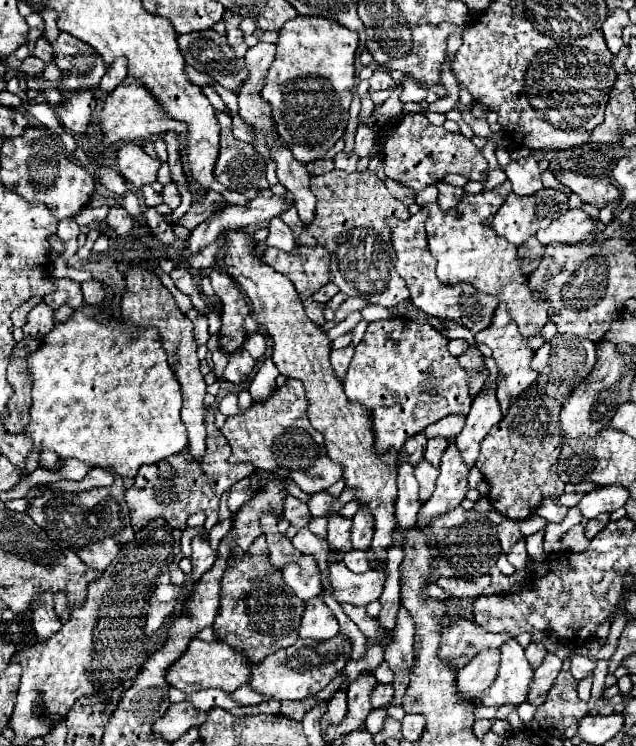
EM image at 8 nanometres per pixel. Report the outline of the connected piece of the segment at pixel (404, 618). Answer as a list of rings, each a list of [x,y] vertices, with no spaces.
[[[400,607],[396,639],[394,639],[394,643],[390,643],[386,647],[386,653],[384,653],[384,661],[394,671],[394,681],[392,681],[394,699],[392,699],[392,705],[402,705],[402,697],[404,697],[406,687],[410,683],[410,679],[408,679],[410,667],[414,665],[414,653],[412,653],[414,627],[412,627],[412,619],[406,613],[408,611],[404,611],[404,607]]]

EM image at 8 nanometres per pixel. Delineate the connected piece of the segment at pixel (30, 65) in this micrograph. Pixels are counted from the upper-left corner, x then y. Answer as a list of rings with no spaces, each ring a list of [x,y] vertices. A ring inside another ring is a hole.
[[[26,57],[22,63],[22,71],[26,75],[36,75],[36,77],[40,77],[44,73],[44,67],[46,67],[44,61],[40,61],[38,57]]]

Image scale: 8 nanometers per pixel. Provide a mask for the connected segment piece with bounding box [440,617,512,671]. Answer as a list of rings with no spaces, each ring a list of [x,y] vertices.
[[[444,617],[440,657],[452,663],[456,671],[460,671],[464,663],[468,663],[478,651],[488,649],[488,647],[500,647],[508,639],[512,639],[510,633],[488,633],[472,621]]]

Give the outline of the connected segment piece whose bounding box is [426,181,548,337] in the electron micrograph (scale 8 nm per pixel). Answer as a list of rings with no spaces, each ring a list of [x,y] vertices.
[[[504,181],[500,187],[494,187],[490,191],[482,191],[478,195],[466,193],[458,207],[450,211],[442,211],[438,203],[430,203],[428,207],[428,219],[426,219],[426,231],[428,231],[428,245],[430,253],[436,257],[438,267],[438,279],[442,283],[460,283],[468,281],[474,287],[478,287],[484,293],[496,295],[500,301],[504,301],[510,309],[510,315],[516,319],[520,331],[524,337],[534,337],[542,331],[542,327],[548,321],[548,299],[540,295],[540,291],[530,291],[528,287],[528,275],[520,267],[518,247],[508,243],[504,237],[498,237],[492,231],[492,219],[508,193],[512,191],[510,183]]]

